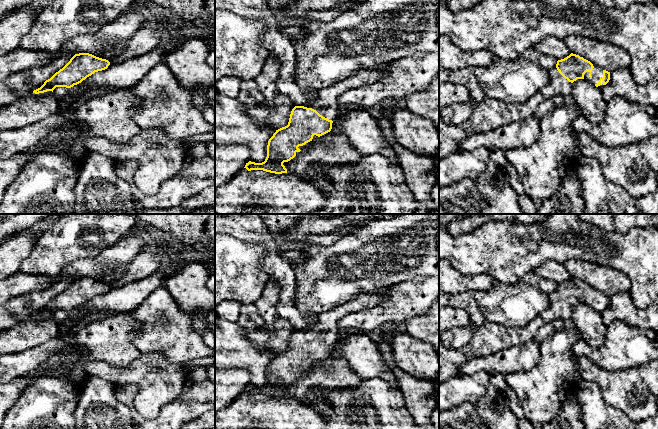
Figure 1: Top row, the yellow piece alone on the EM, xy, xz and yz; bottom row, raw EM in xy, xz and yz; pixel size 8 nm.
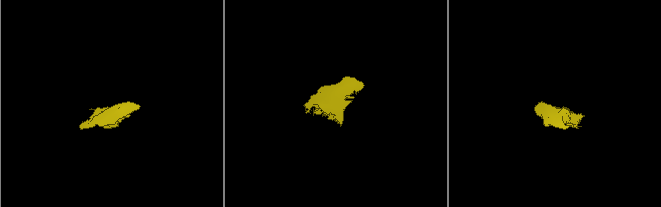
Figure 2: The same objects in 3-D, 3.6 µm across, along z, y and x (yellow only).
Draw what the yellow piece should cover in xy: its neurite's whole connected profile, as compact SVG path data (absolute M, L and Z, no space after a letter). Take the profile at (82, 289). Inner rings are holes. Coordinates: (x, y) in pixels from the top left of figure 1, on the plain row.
M89 277L75 278L70 285L44 308L33 315L35 318L52 315L61 326L74 309L81 307L95 296L108 292L110 286Z

